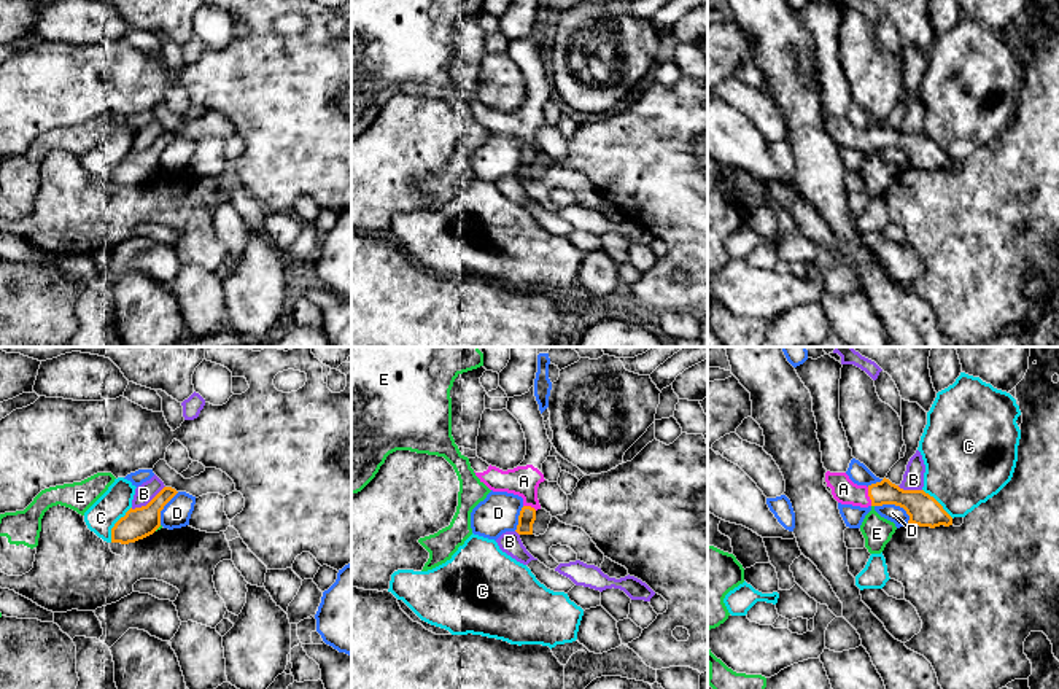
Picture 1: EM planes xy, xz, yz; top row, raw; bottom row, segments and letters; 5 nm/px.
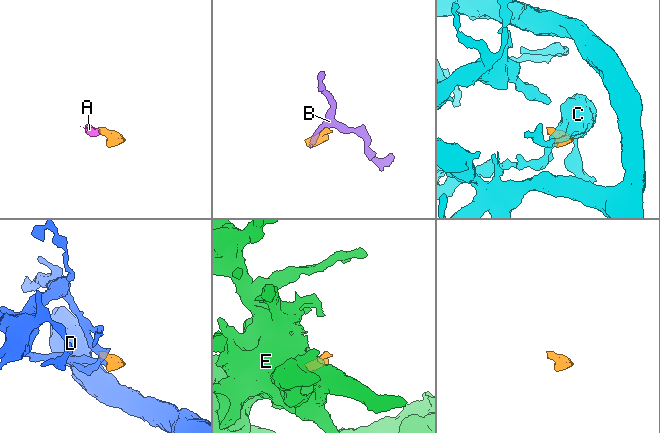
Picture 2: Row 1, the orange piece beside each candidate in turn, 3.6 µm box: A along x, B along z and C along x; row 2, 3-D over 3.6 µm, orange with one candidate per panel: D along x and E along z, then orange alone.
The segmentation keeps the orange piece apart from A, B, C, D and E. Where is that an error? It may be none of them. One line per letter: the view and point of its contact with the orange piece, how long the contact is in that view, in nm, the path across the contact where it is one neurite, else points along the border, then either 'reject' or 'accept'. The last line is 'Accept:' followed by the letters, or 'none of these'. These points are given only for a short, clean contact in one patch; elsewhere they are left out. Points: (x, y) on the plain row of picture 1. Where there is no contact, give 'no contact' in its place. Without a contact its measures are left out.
A: meets orange in yz at (868, 139); contact 100 nm long; runs through yz (916, 147), (896, 139), (868, 139), (854, 139), (843, 132); accept
B: meets orange in xy at (148, 147); contact 200 nm long; border along xy (164, 129), (145, 148), (131, 151); reject
C: meets orange in xy at (115, 167); contact 220 nm long; reject
D: meets orange in yz at (894, 147); contact 200 nm long; border along yz (875, 148), (899, 148), (910, 163); reject
E: meets orange in xy at (158, 171); contact 50 nm long; border along xy (161, 169), (155, 174); reject
Accept: A

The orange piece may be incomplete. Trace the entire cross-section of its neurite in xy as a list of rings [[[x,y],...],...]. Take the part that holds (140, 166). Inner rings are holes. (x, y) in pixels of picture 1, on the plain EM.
[[[164,130],[146,150],[130,151],[111,172],[111,186],[129,188],[153,178],[161,170],[161,154],[176,137]]]

